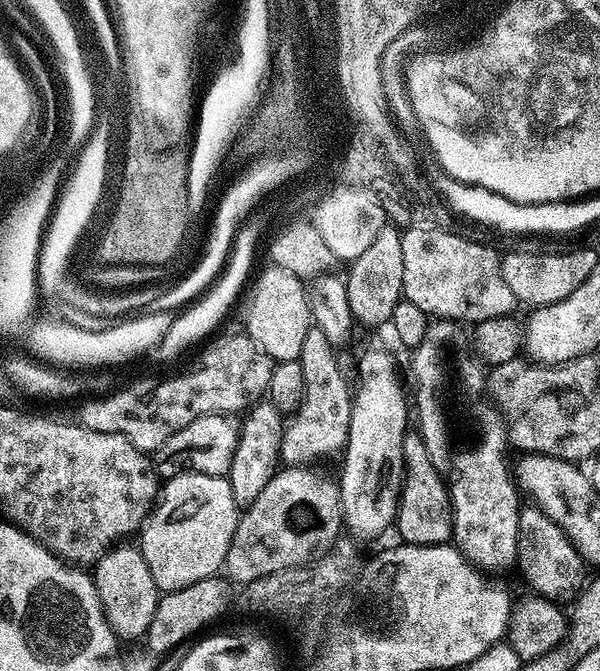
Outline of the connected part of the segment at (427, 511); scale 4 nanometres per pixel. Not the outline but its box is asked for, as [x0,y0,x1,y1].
[395,430,452,544]

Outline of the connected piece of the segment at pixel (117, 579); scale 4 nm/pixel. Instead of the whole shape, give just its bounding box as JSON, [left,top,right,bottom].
[94,542,161,641]

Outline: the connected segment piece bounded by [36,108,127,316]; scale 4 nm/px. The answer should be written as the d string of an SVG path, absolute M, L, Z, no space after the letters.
M104 108L104 112L100 114L100 124L96 126L96 134L90 140L88 148L84 150L84 158L80 160L80 166L70 170L61 185L55 206L43 233L37 262L37 289L45 297L48 295L49 300L54 304L75 304L80 311L94 316L116 315L124 304L123 296L125 295L120 292L102 291L82 282L80 284L70 276L70 262L80 236L87 233L93 215L92 204L100 194L102 170L104 170L102 146L106 146L108 128L110 128L108 122L122 124L125 120L127 120L126 111L116 114L116 112L110 112L108 108Z

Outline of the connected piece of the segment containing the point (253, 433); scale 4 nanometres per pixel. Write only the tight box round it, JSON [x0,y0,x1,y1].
[227,398,285,506]

